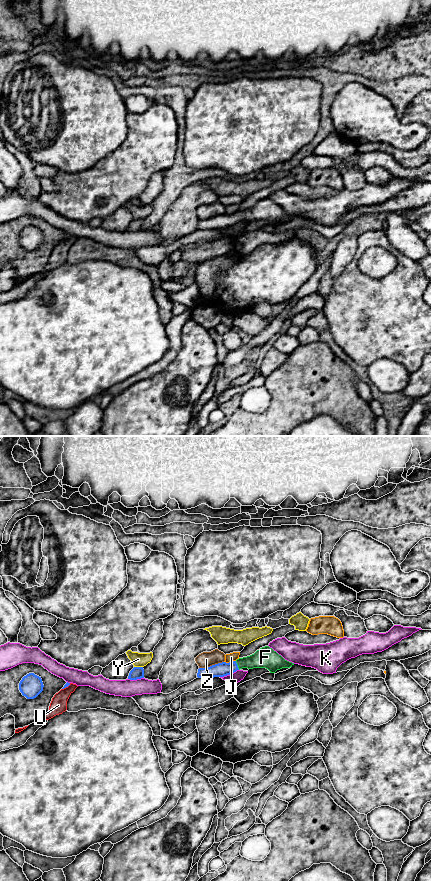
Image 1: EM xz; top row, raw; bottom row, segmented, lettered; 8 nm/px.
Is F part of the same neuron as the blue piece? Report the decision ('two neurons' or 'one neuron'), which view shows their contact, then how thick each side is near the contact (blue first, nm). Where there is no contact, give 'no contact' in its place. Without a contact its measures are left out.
one neuron | xz | 110/170 nm

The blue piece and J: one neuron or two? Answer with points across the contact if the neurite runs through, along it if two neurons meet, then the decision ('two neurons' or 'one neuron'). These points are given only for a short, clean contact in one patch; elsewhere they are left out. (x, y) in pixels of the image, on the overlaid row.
border along xz (235, 660), (224, 662); two neurons

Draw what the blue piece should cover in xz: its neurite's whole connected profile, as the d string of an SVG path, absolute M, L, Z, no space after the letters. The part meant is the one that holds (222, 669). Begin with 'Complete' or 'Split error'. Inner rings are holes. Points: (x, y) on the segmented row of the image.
Split error. M269 646L257 650L254 654L239 658L233 662L222 662L210 667L199 668L198 678L214 678L230 675L242 668L266 668L270 673L275 673L282 668L290 668L294 663L285 660Z

